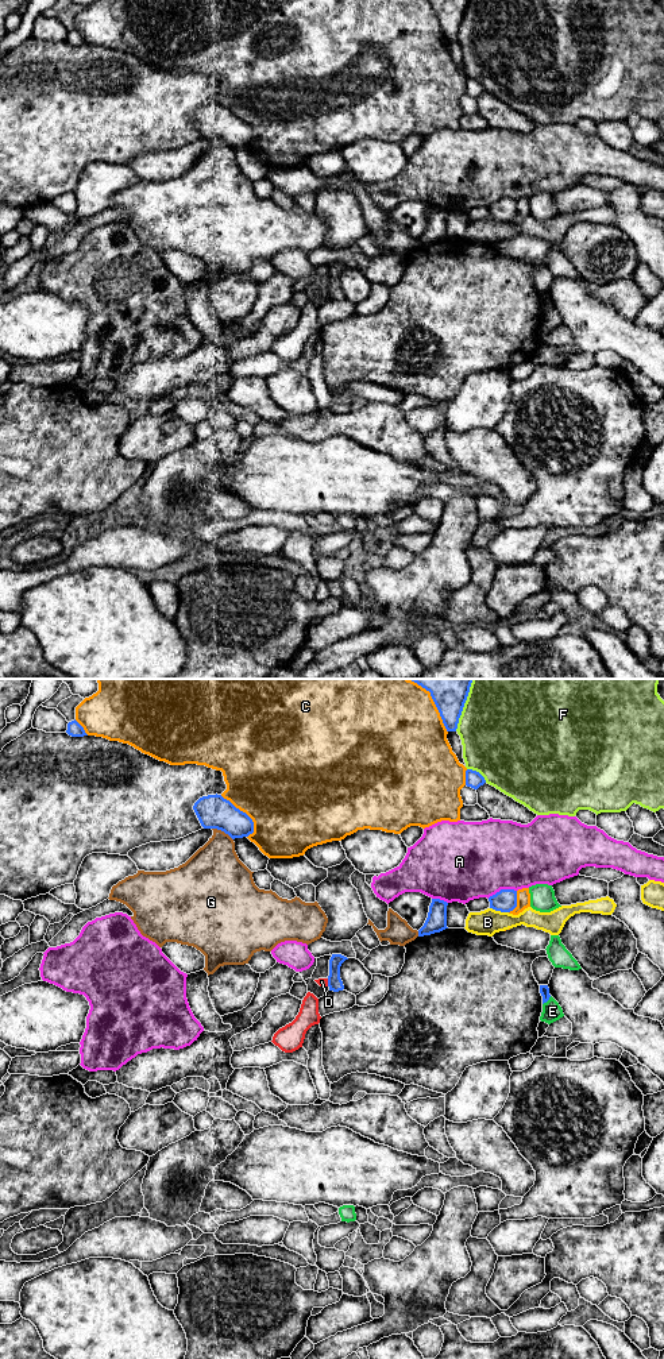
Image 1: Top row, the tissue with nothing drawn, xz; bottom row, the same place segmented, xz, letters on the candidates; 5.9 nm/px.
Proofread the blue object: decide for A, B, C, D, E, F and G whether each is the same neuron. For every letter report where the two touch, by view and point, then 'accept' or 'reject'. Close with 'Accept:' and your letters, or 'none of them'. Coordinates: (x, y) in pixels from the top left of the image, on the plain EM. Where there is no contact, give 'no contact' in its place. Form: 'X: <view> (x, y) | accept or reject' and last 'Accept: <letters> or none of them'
A: xz (501, 199) | reject
B: xz (500, 219) | reject
C: xz (242, 120) | reject
D: xz (328, 292) | reject
E: xz (547, 309) | reject
F: xz (462, 19) | reject
G: xz (223, 139) | reject
Accept: none of them

